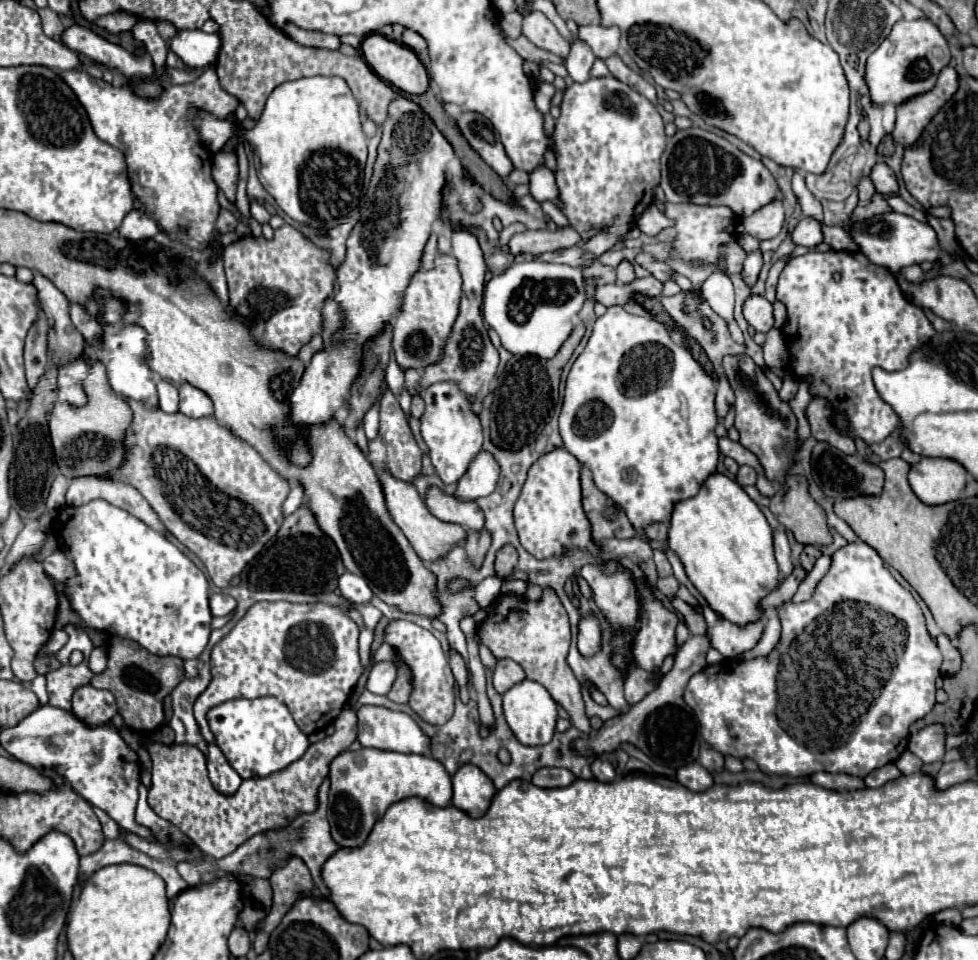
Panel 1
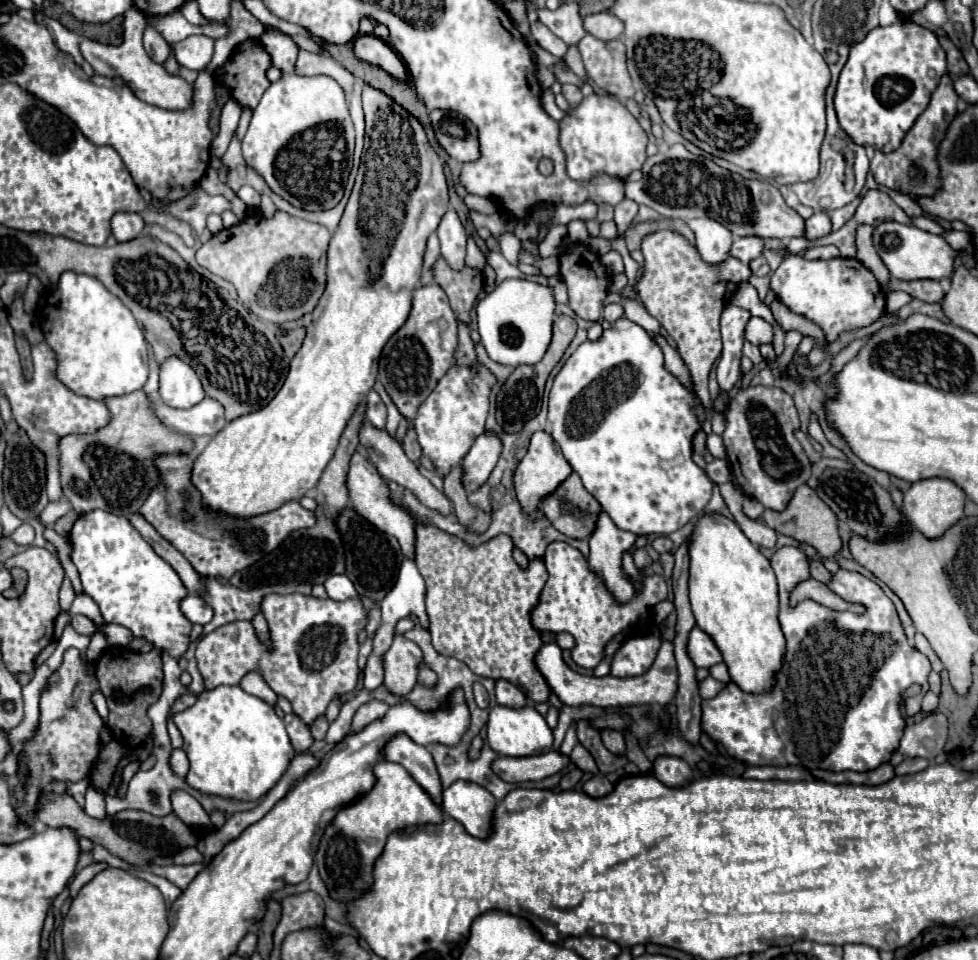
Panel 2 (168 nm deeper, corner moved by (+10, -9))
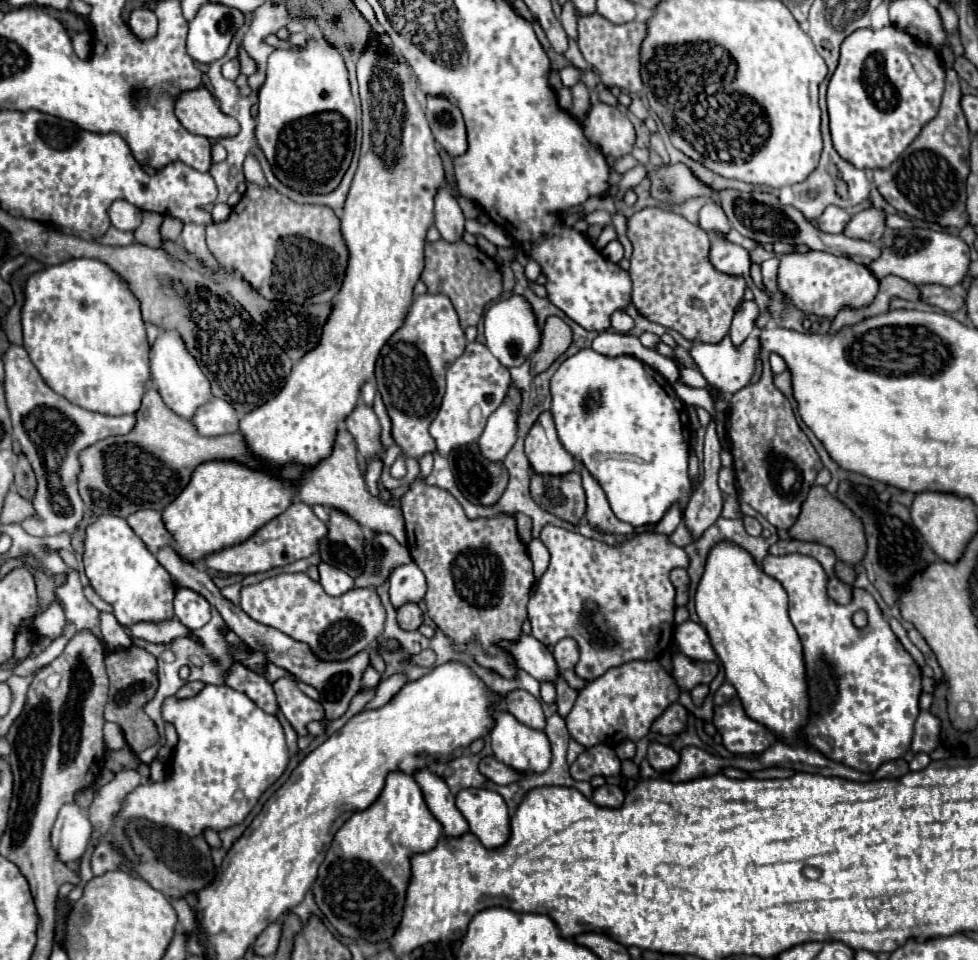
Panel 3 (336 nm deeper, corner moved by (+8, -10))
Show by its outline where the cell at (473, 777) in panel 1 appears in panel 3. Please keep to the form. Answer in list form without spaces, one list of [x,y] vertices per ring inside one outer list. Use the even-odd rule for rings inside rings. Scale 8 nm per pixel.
[[[466,788],[456,796],[456,806],[470,824],[470,832],[480,838],[486,848],[500,848],[510,838],[510,814],[504,798],[486,788]]]

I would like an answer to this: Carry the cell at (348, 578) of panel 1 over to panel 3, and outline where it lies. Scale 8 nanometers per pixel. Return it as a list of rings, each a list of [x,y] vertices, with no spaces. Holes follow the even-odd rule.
[[[320,562],[318,572],[320,572],[320,584],[330,596],[340,596],[354,586],[354,580],[346,572],[342,572],[330,564]]]

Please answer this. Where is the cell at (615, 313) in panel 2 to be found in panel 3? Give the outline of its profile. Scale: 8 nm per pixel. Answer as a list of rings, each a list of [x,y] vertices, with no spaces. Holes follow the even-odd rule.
[[[614,312],[614,316],[612,316],[612,328],[616,332],[626,334],[626,332],[630,332],[634,328],[634,320],[626,312]]]

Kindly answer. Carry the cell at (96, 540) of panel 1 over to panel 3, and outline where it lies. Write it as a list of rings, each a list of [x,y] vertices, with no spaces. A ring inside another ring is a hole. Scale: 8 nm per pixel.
[[[100,516],[86,528],[84,566],[92,588],[114,606],[114,616],[120,624],[132,626],[136,622],[160,622],[172,618],[176,586],[124,518]]]

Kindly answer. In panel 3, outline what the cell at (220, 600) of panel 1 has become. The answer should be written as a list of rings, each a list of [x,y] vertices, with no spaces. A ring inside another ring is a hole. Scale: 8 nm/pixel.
[[[176,588],[174,614],[184,626],[198,630],[210,620],[210,604],[202,594],[190,588]]]

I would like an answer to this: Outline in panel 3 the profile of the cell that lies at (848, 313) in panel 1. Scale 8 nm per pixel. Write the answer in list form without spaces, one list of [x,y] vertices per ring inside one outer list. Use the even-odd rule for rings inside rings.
[[[828,252],[784,254],[780,258],[778,286],[790,298],[790,302],[804,314],[816,314],[824,318],[834,318],[836,312],[844,306],[866,306],[878,294],[878,280],[866,266]]]

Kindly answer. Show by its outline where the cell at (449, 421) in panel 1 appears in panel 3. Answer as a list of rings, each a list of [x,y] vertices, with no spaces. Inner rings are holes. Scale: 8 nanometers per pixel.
[[[470,342],[464,354],[446,372],[446,394],[440,412],[430,426],[430,434],[436,440],[436,452],[448,456],[450,450],[478,440],[488,416],[504,402],[510,380],[508,368],[498,362],[486,344]]]

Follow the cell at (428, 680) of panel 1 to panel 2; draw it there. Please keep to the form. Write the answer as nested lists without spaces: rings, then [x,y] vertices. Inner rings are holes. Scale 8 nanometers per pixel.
[[[424,661],[418,667],[418,683],[424,687],[432,687],[432,683],[436,683],[436,673]]]

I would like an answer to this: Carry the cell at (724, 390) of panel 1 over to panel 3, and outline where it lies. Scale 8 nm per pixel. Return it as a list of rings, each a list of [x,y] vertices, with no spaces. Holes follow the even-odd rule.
[[[744,300],[740,304],[740,308],[736,310],[734,314],[734,320],[732,320],[732,326],[730,326],[730,336],[732,336],[732,342],[734,344],[740,344],[744,342],[744,338],[748,334],[752,334],[754,330],[754,322],[758,318],[758,306],[754,300]]]

